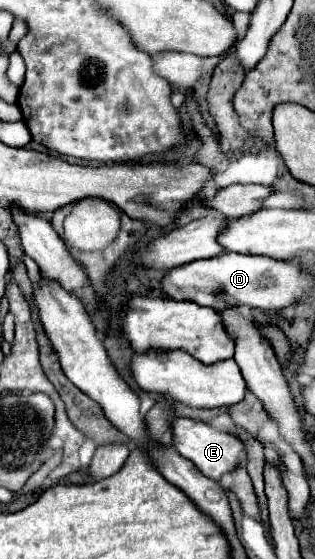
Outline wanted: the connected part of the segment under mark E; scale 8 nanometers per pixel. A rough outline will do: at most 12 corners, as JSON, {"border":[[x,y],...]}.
{"border":[[171,420],[175,450],[219,480],[239,466],[239,438],[201,420]]}

